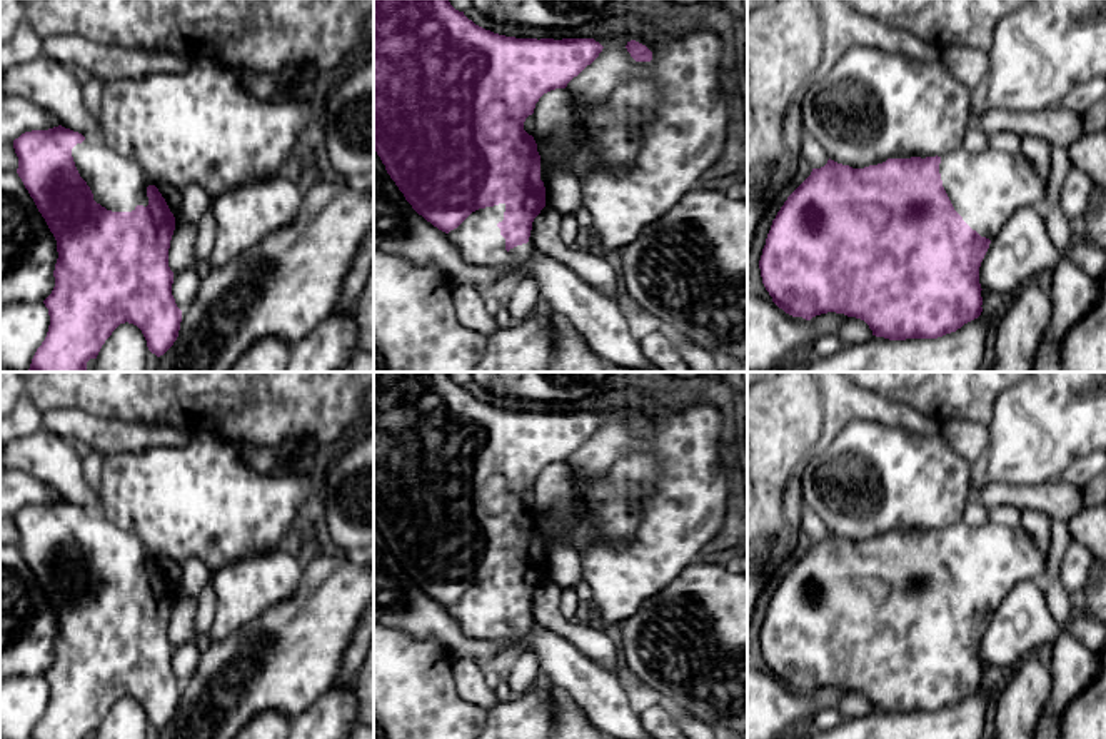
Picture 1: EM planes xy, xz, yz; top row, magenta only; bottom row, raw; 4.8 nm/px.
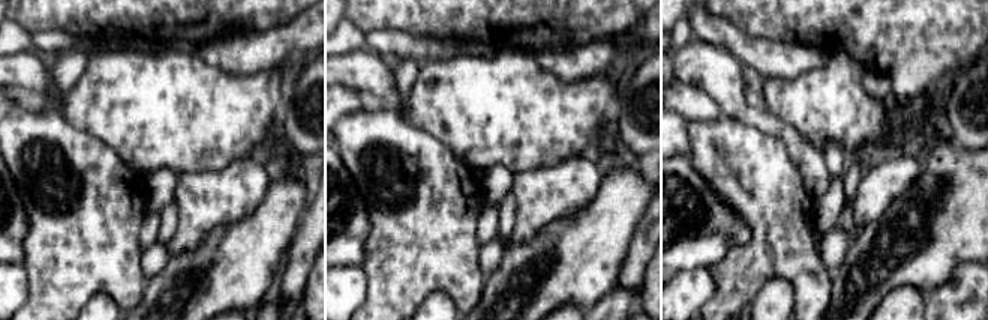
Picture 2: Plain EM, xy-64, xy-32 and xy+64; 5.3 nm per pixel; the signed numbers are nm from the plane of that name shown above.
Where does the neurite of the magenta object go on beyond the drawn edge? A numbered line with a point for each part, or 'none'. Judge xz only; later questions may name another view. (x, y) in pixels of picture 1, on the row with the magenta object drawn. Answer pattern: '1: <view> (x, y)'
1: xz (477, 239)

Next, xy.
1: xy (119, 184)

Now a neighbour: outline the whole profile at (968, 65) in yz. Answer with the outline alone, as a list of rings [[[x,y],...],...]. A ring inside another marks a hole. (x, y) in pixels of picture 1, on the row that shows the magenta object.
[[[951,45],[941,50],[941,62],[969,90],[984,83],[989,73],[989,55],[979,48]]]

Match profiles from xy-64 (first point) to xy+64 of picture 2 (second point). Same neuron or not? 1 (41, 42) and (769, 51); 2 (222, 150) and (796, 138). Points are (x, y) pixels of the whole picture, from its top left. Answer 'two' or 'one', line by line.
1: one
2: two

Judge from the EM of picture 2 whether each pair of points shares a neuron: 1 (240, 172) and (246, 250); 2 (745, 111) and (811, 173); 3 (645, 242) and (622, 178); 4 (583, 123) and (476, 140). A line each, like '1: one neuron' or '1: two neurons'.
1: two neurons
2: one neuron
3: two neurons
4: one neuron

